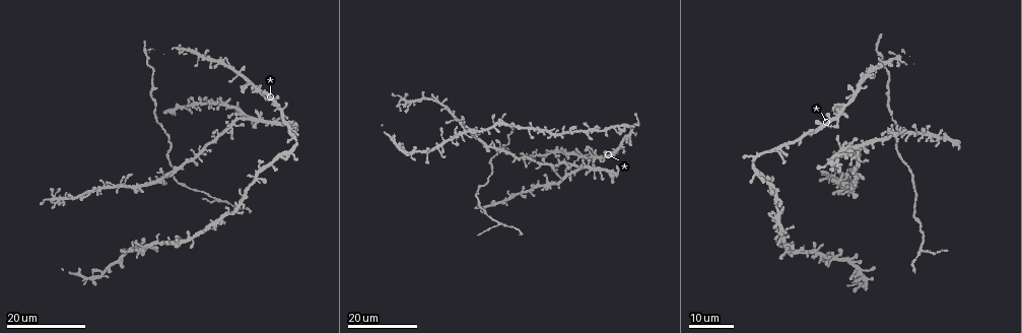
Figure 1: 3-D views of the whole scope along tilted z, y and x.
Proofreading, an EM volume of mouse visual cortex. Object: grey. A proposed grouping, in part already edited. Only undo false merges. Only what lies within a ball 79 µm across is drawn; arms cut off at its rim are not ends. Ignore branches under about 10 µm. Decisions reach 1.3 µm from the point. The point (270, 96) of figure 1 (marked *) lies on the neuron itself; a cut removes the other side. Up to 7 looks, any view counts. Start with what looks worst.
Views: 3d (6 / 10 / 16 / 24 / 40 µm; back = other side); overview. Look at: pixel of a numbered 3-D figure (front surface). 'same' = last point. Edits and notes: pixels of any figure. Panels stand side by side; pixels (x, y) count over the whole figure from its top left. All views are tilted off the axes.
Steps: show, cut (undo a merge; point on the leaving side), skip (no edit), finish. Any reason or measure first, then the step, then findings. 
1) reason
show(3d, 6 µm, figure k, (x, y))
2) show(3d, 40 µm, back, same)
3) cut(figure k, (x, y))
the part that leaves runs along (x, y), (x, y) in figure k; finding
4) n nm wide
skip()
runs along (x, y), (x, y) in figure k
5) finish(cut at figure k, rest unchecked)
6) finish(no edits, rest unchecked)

four-way junction
show(3d, 24 µm, figure 1, (252, 117))

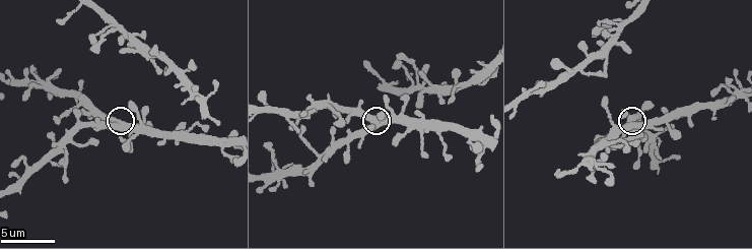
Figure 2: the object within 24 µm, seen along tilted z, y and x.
show(3d, 6 µm, figure 2, (118, 125))

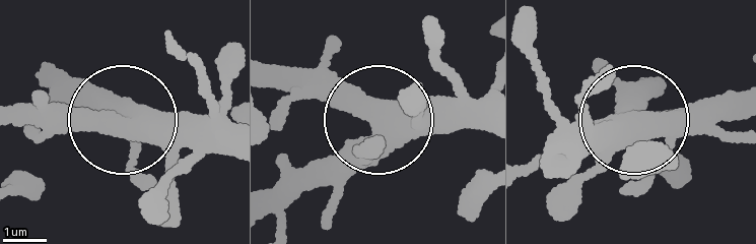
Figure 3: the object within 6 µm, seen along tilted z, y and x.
4 arms
skip()
all the same neuron

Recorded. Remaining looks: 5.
thin neck
show(3d, 16 µm, figure 1, (212, 196))

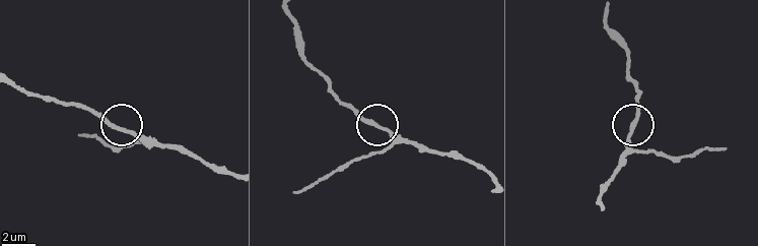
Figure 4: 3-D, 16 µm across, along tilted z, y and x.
zoom in
show(3d, 10 µm, figure 4, (128, 133))

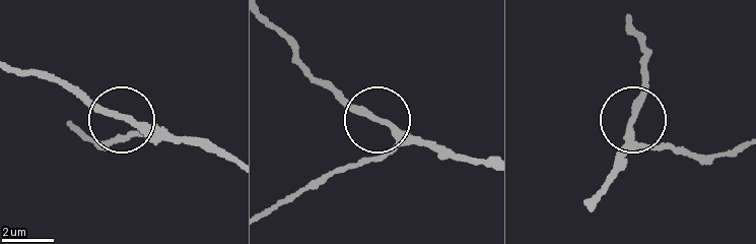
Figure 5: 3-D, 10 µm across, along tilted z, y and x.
210 nm wide
skip()
runs along (628, 19), (644, 57), (622, 153) in figure 5; continuous, no second neuron

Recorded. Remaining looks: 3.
thick turns thin
show(3d, 16 µm, figure 1, (157, 103))

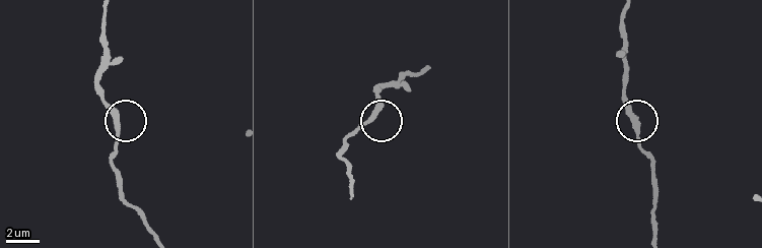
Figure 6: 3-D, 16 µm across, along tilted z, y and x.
show(3d, 6 µm, figure 6, (115, 130))

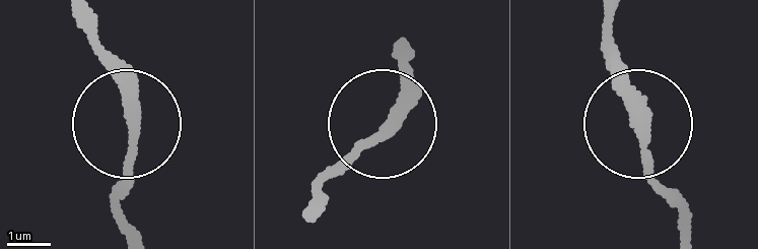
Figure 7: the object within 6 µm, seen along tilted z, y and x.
skip()
continuous, no second neuron

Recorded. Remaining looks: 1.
finish(no edits, rest unchecked)

